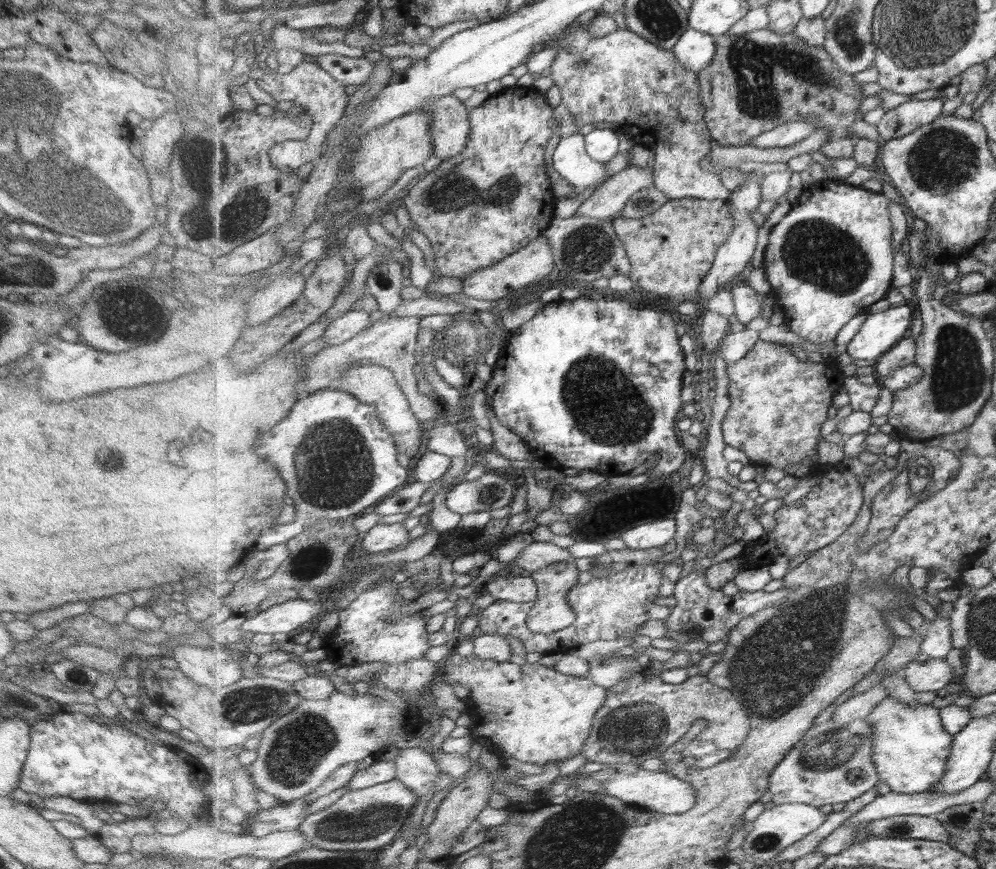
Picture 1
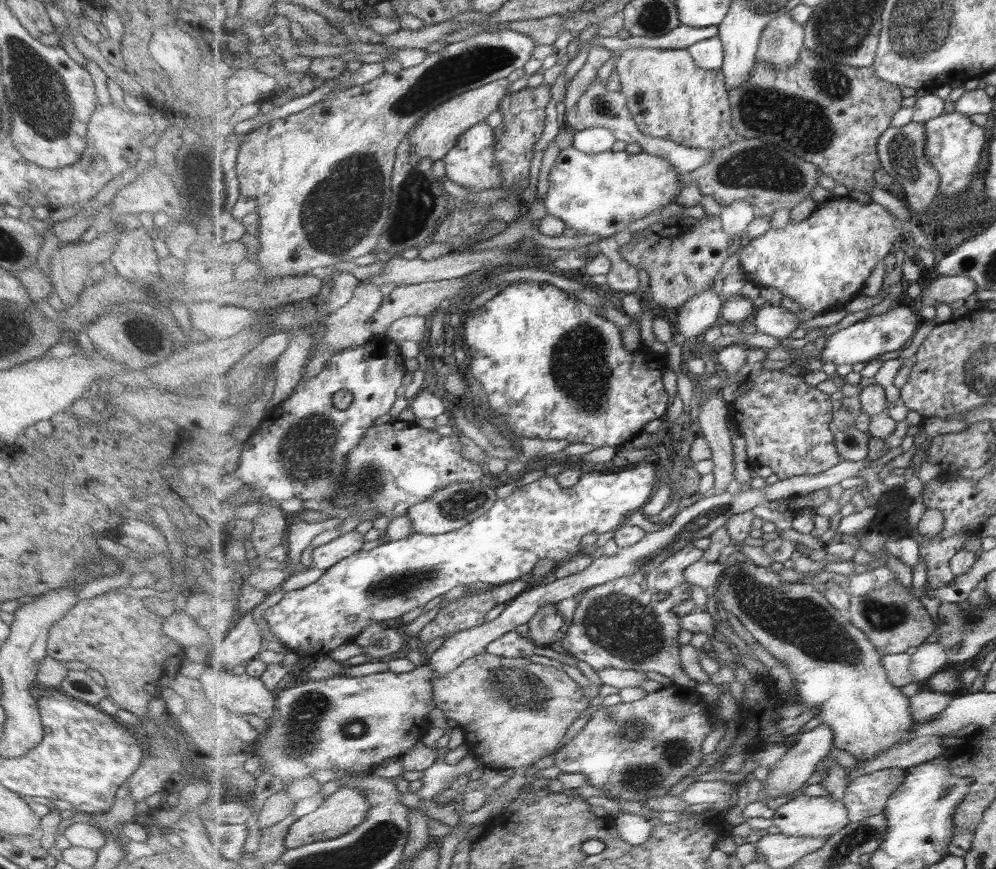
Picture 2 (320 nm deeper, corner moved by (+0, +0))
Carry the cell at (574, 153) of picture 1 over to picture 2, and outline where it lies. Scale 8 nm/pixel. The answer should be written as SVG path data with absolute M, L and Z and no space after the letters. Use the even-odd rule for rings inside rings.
M573 144L560 151L548 175L548 182L548 191L543 200L546 212L559 218L566 228L576 230L577 235L595 234L600 239L625 231L635 220L641 220L664 206L675 203L685 185L683 173L662 156L647 153L645 150L637 154L626 151L589 154L577 150Z

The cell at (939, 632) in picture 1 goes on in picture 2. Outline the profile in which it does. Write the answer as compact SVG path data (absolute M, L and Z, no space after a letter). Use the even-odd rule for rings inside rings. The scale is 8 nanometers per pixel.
M940 642L923 643L912 654L910 671L916 680L928 680L948 667L947 651Z

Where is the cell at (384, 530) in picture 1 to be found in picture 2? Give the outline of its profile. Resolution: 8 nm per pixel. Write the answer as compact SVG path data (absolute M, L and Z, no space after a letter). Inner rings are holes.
M357 531L339 535L336 539L319 545L312 552L312 566L329 570L344 558L359 552L365 544L365 536Z

